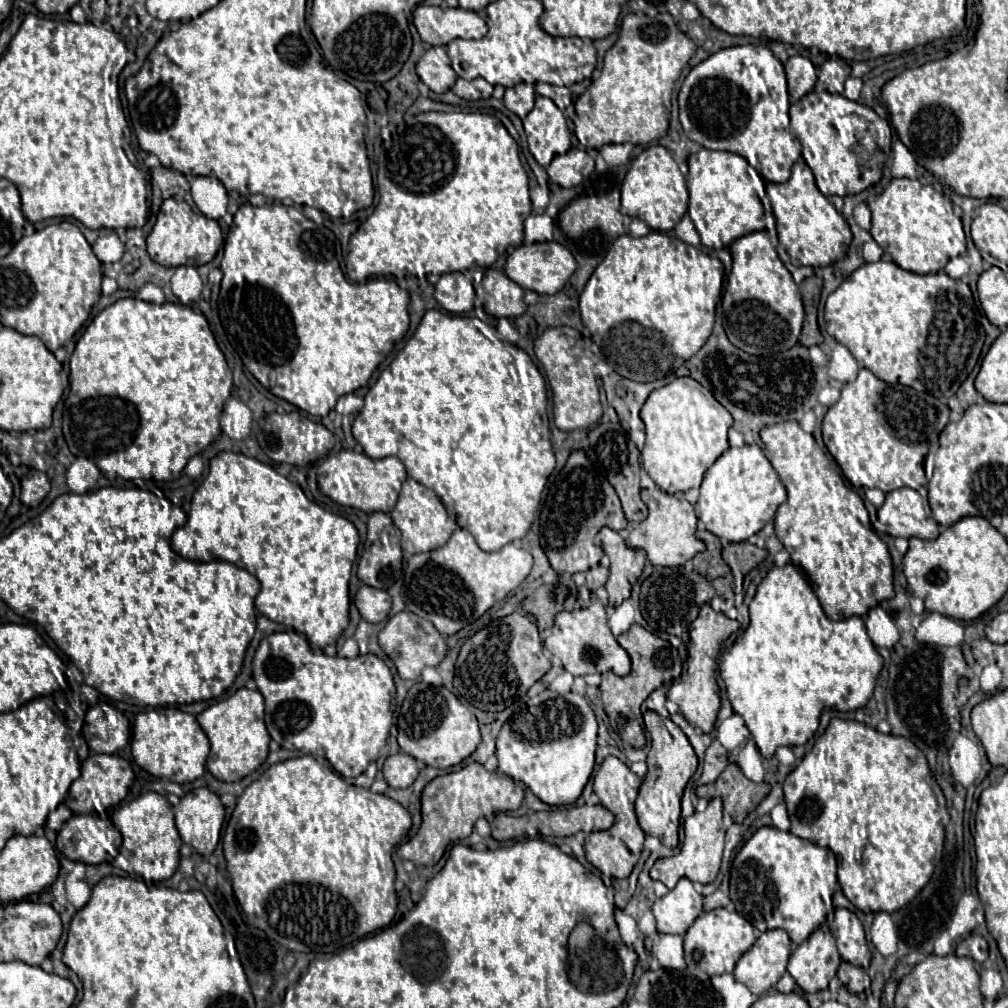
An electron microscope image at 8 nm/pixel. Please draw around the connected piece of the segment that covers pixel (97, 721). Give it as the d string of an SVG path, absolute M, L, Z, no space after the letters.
M104 700L86 711L82 734L92 752L114 754L129 744L131 725L122 712Z

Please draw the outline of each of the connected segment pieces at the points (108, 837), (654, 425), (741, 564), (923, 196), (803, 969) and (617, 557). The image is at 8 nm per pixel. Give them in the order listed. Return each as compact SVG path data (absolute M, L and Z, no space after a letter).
M74 814L58 832L58 850L70 860L84 864L112 862L122 846L122 834L110 819L90 814Z
M676 378L648 396L640 412L646 424L642 464L648 476L668 494L700 488L706 470L728 450L728 428L734 424L730 412L694 378Z
M748 541L731 543L722 549L723 560L730 567L734 579L742 578L743 581L752 568L766 560L766 556L766 550L760 550Z
M894 178L874 202L868 202L872 214L870 234L873 239L892 256L892 260L910 272L916 274L932 274L940 272L950 258L966 252L966 238L962 230L962 220L954 216L952 201L948 196L934 190L932 186L922 186L918 180L910 178Z
M816 930L790 956L788 972L804 992L820 992L826 990L828 982L836 976L840 962L834 936L830 932Z
M602 528L596 534L596 544L602 546L610 558L610 578L606 582L610 606L620 606L630 598L632 586L643 572L646 553L639 548L628 548L624 538L610 528Z

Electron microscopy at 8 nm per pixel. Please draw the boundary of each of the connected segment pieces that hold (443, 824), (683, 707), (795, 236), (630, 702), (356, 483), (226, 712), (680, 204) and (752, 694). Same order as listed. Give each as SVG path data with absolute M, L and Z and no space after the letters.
M472 762L446 776L438 776L422 792L422 826L418 834L402 844L396 854L402 860L412 860L418 866L432 866L444 856L450 844L470 836L478 818L492 818L500 812L518 810L522 800L524 790L512 778L492 774L478 762Z
M710 604L700 608L698 618L689 625L689 642L687 644L686 678L668 688L668 700L676 702L682 716L702 732L710 732L716 722L716 714L720 710L720 690L716 684L716 658L722 648L722 642L740 628L736 620L730 620L722 612L714 612Z
M802 158L794 164L792 176L786 182L777 184L765 181L765 185L776 218L779 240L777 253L786 266L818 268L818 266L828 266L836 260L842 260L842 256L846 256L848 246L852 242L852 232L844 216L816 188L812 170Z
M634 624L628 632L624 632L622 636L618 636L618 644L632 658L632 670L630 670L628 676L622 676L622 678L616 676L616 674L612 674L612 672L602 674L602 684L600 684L602 706L604 706L604 712L610 718L612 730L622 738L622 742L630 744L632 748L642 748L644 742L646 742L646 738L644 738L640 704L658 686L664 686L664 684L670 684L672 680L676 680L680 676L680 672L682 672L682 662L680 662L678 650L670 642L660 640L658 636L650 634L648 630L644 630L638 624Z
M340 450L338 454L326 456L318 464L318 488L322 494L332 498L334 502L350 508L358 508L364 512L390 512L396 506L398 492L402 482L406 480L404 464L396 456L372 460L364 452Z
M240 688L230 698L220 700L200 712L196 718L210 740L210 756L206 768L214 778L222 782L238 782L264 764L268 756L270 734L264 726L264 698L258 690Z
M660 144L648 146L640 156L636 156L632 160L632 166L624 178L622 212L632 218L640 218L652 230L668 232L680 222L680 218L686 214L686 210L688 210L686 180L680 172L678 164L674 162L670 150Z
M786 564L782 568L772 568L766 574L766 578L760 582L760 586L756 590L756 596L754 596L754 600L750 604L750 626L746 628L746 632L742 636L738 636L738 640L730 648L722 652L719 658L721 658L720 676L724 680L724 684L726 684L726 692L728 692L728 700L732 704L732 710L738 712L746 720L746 728L750 728L752 740L756 742L756 746L758 746L758 750L760 750L760 754L764 758L772 758L776 748L780 748L780 746L802 746L802 744L806 744L808 738L812 738L816 728L818 728L818 720L820 720L822 710L836 708L840 712L848 712L848 710L856 710L856 708L866 706L866 702L870 700L870 696L874 692L876 678L878 678L878 674L882 670L882 656L876 652L872 640L868 638L862 618L852 616L852 618L840 620L840 622L828 620L826 614L822 612L822 606L820 606L814 590L808 584L808 580L804 578L804 574L794 564Z

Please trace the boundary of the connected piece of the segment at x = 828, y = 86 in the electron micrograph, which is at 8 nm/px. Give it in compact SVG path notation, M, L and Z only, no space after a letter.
M837 56L830 57L819 68L817 90L842 94L845 80L850 75L850 67L840 60L842 59Z

